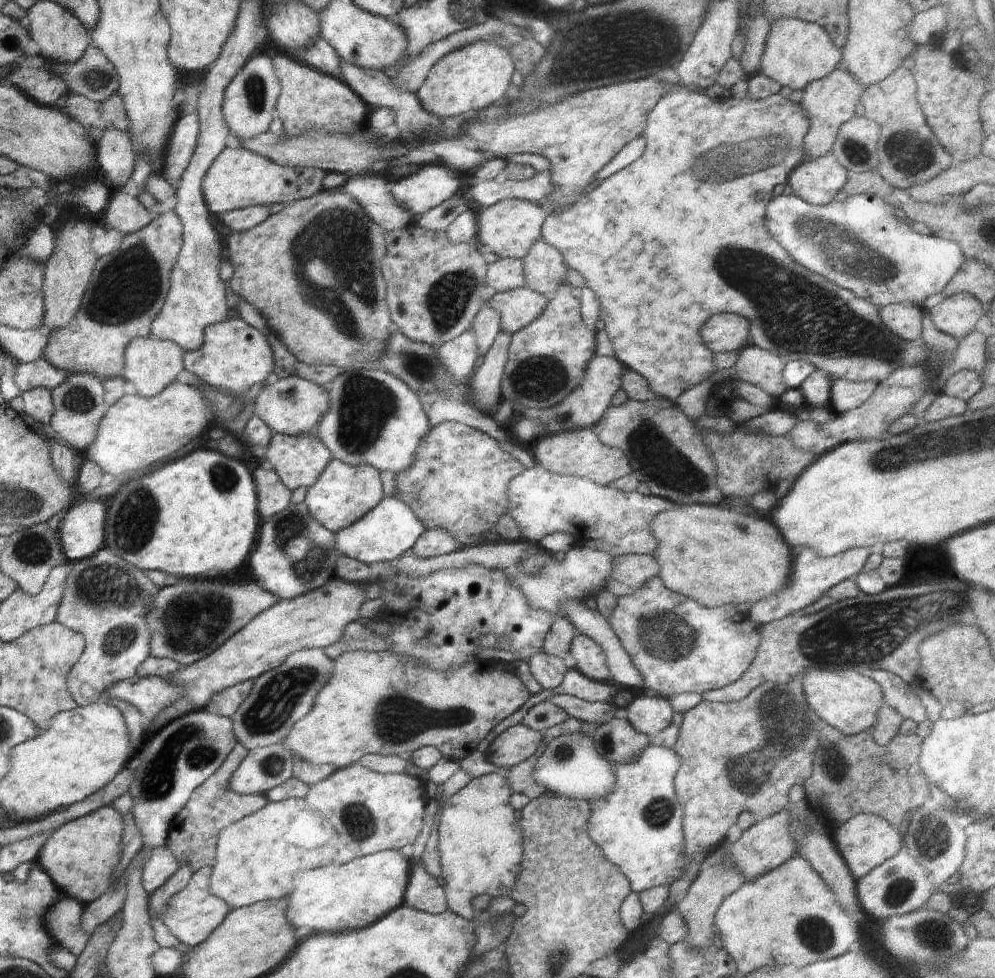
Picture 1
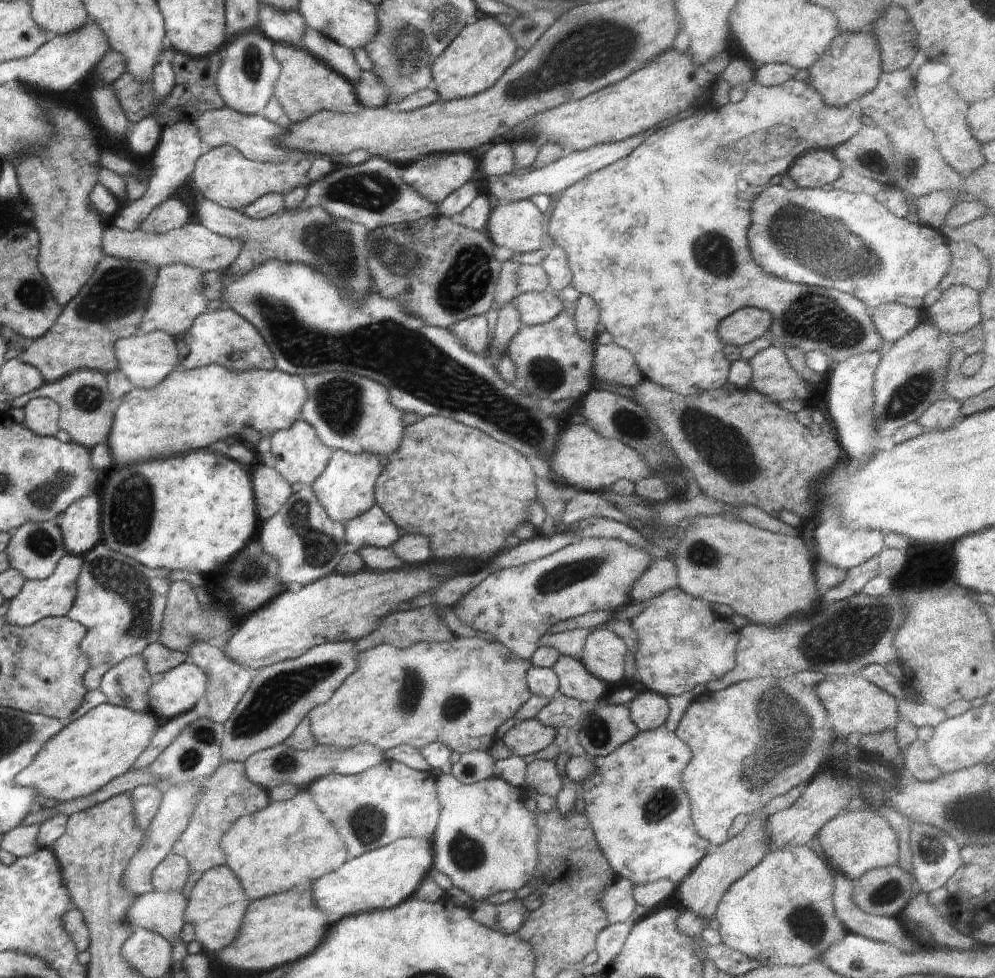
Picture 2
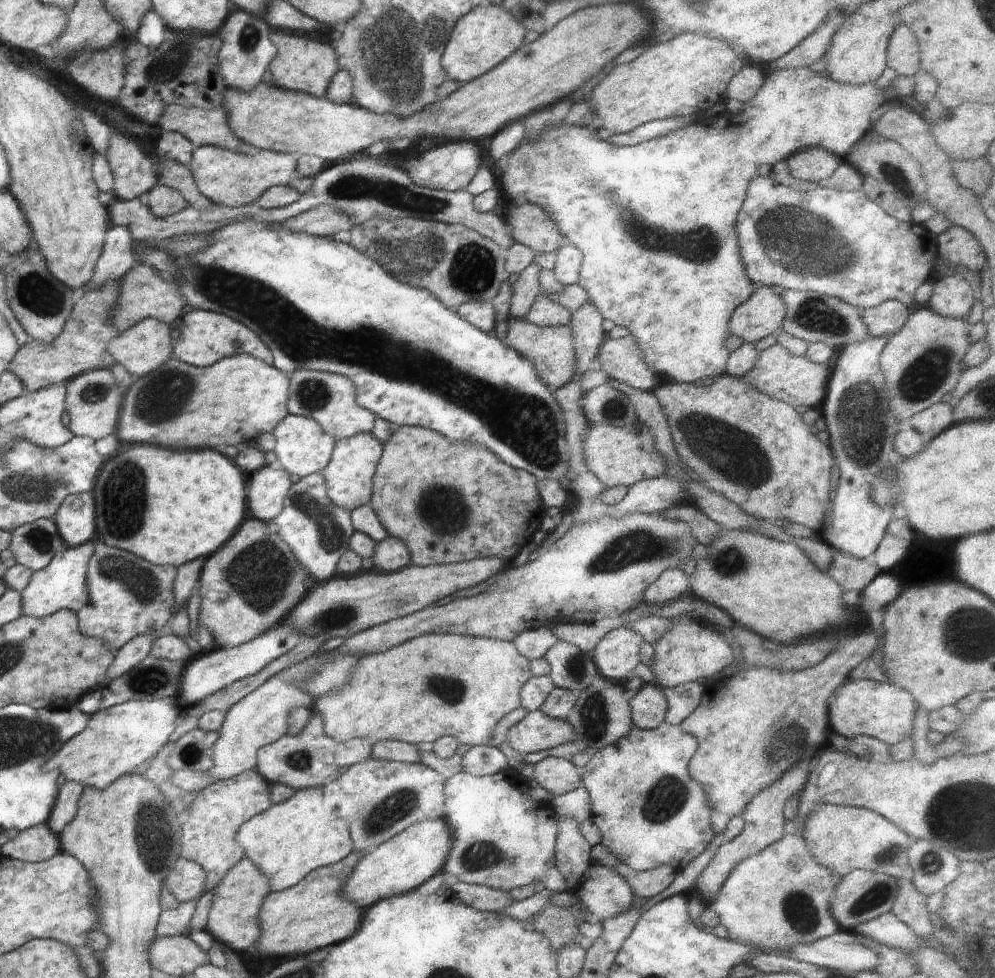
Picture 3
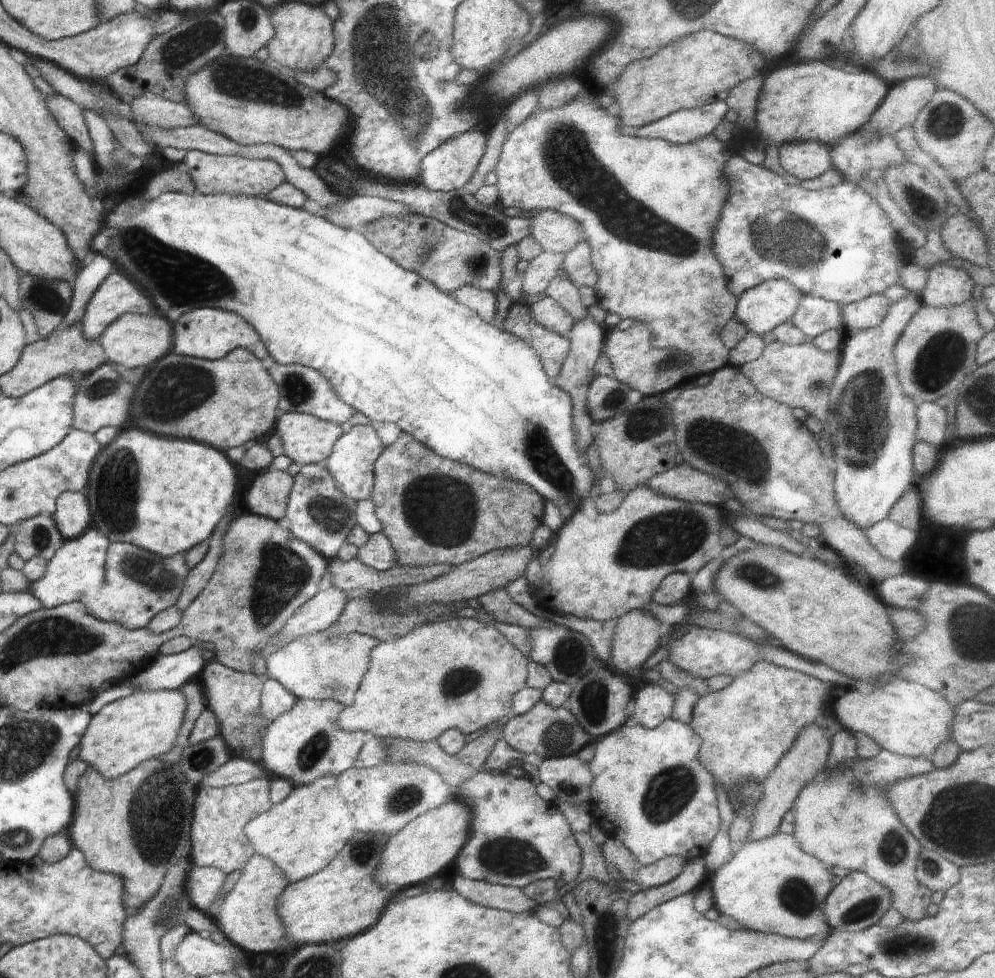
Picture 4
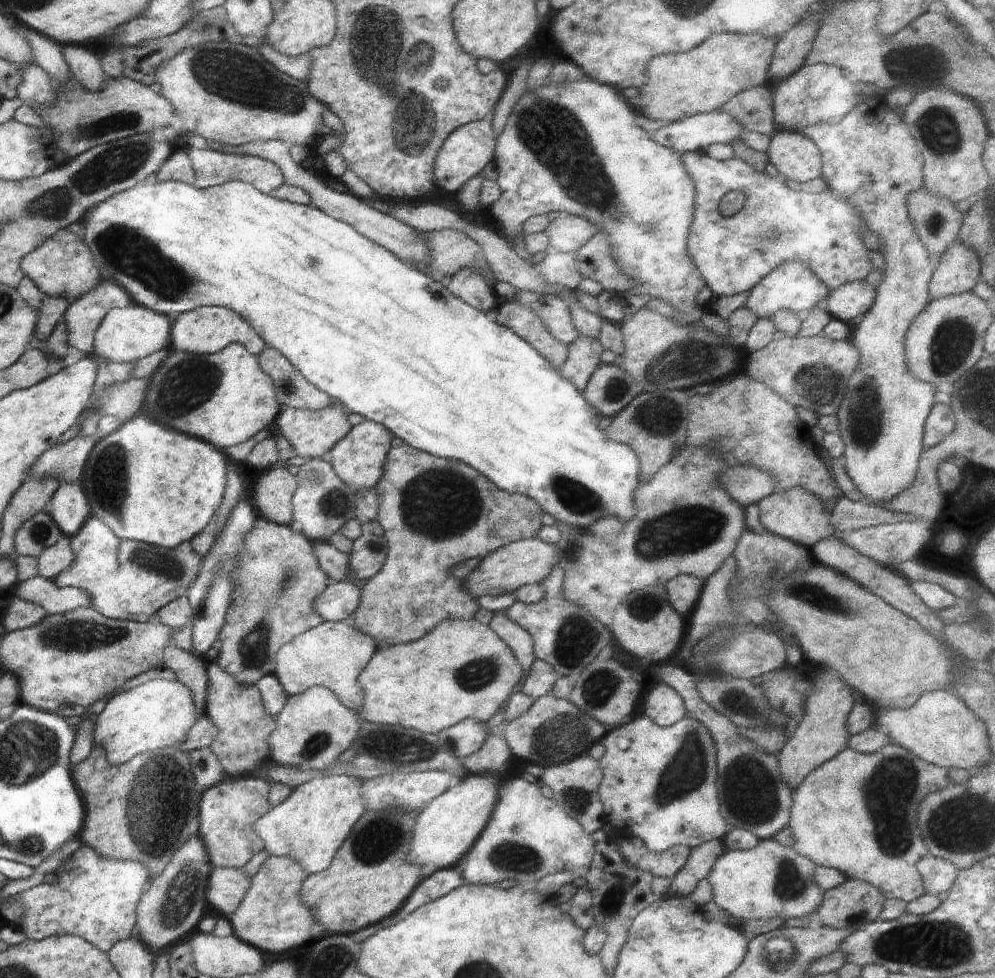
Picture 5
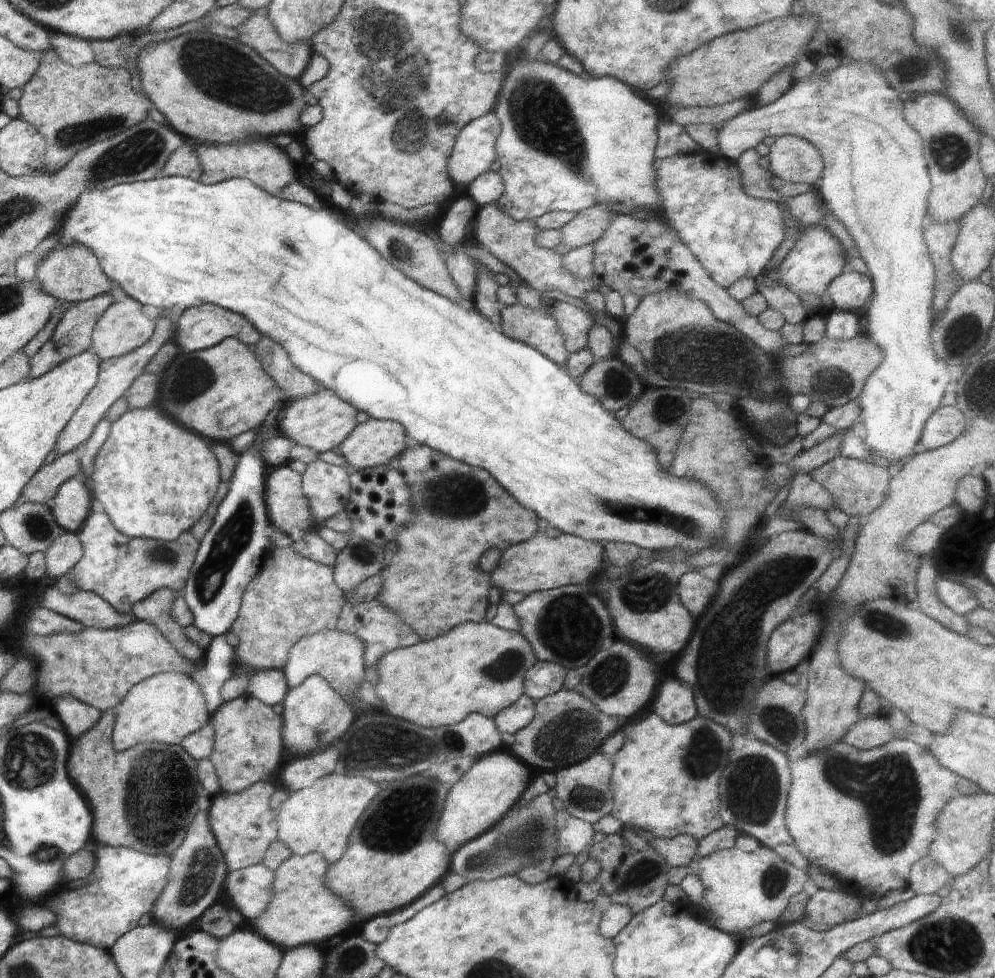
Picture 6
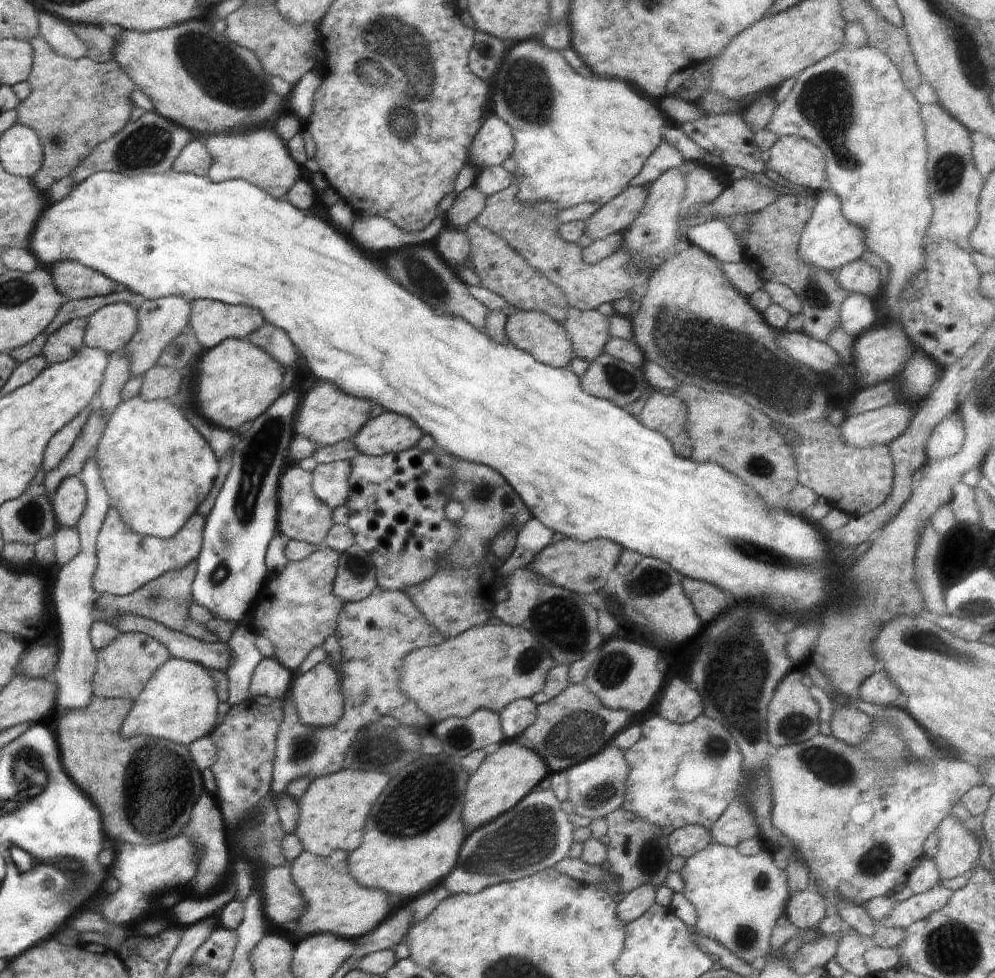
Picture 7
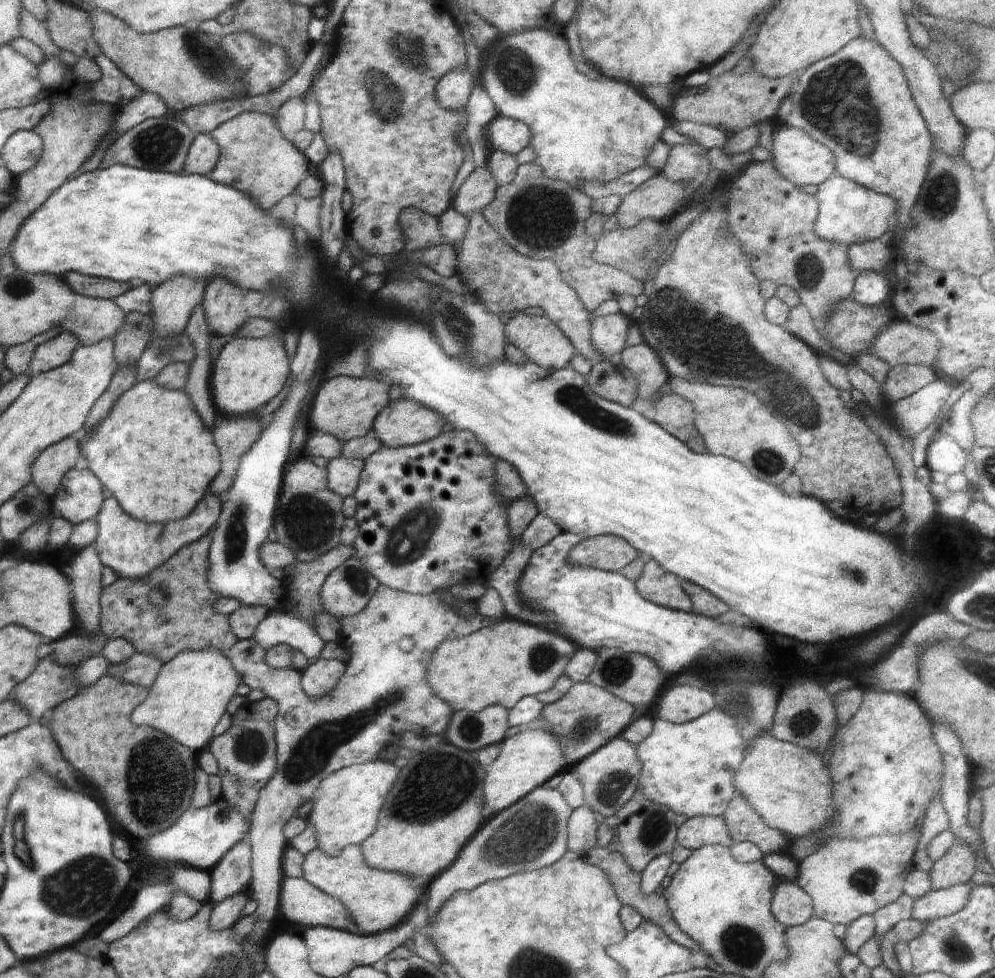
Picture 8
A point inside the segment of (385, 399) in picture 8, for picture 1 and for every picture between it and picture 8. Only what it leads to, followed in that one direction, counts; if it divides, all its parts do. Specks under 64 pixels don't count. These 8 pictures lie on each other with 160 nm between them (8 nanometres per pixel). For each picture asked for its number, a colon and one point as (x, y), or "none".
1: (299, 460)
2: (299, 455)
3: (302, 448)
4: (306, 439)
5: (312, 433)
6: (321, 421)
7: (327, 415)

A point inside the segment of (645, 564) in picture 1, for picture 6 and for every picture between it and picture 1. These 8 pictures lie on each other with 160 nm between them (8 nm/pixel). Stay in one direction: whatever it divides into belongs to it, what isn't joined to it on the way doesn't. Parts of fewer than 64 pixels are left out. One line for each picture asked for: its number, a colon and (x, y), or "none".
2: (662, 575)
3: (673, 582)
4: (675, 588)
5: (683, 591)
6: (695, 590)

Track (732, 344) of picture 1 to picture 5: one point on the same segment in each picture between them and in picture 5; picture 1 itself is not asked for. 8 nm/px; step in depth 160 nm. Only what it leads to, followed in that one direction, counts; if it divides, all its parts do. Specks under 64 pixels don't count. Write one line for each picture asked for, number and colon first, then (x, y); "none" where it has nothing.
2: (740, 327)
3: (761, 316)
4: (761, 308)
5: (793, 285)

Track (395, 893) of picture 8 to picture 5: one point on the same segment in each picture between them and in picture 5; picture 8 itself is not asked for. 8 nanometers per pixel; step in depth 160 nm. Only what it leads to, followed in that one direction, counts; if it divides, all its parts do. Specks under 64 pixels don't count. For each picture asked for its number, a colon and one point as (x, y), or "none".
5: (272, 916)
6: (303, 911)
7: (337, 903)

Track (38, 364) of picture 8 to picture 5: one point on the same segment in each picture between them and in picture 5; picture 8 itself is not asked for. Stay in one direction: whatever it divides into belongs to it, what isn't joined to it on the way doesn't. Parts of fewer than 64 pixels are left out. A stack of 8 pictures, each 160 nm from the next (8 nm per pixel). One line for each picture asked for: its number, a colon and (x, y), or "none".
5: (82, 318)
6: (72, 336)
7: (64, 343)

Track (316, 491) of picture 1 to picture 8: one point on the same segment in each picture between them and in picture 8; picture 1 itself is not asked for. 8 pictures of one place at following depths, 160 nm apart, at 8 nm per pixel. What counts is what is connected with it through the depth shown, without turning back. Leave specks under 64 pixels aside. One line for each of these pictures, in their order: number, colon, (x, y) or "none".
2: (345, 489)
3: (348, 477)
4: (351, 463)
5: (358, 459)
6: (375, 442)
7: (389, 432)
8: (403, 422)

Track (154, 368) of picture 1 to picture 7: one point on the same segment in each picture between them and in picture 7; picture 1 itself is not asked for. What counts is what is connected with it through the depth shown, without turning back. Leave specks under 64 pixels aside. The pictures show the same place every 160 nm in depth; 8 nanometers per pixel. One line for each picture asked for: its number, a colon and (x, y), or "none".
2: (147, 359)
3: (141, 349)
4: (132, 340)
5: (127, 334)
6: (123, 327)
7: (111, 327)

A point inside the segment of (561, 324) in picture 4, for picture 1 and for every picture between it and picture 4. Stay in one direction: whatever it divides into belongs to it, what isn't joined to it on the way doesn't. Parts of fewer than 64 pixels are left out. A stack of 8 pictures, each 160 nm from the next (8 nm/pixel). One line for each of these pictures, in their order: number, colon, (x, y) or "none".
1: (518, 308)
2: (535, 308)
3: (545, 312)

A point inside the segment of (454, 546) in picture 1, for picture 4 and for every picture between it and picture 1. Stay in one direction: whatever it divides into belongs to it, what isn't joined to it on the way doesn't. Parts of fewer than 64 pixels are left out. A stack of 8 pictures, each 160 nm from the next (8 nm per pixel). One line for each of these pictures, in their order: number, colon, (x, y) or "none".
2: (412, 549)
3: (391, 554)
4: (377, 552)

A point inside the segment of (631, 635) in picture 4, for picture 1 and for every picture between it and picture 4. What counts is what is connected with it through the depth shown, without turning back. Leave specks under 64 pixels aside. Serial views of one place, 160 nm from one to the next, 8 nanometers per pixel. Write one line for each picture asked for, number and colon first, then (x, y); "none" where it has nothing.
1: (590, 658)
2: (604, 651)
3: (616, 655)

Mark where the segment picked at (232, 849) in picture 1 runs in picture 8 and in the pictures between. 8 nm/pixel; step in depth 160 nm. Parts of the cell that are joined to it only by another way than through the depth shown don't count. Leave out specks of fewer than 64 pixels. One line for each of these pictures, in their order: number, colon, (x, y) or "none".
2: (287, 843)
3: (288, 841)
4: (302, 835)
5: (312, 823)
6: (319, 818)
7: (333, 810)
8: (346, 813)

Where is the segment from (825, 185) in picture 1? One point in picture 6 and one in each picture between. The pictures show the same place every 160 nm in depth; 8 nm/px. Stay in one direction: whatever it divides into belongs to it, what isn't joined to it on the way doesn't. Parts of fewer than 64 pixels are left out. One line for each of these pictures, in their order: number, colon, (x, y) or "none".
2: (816, 168)
3: (814, 164)
4: (811, 159)
5: (792, 156)
6: (793, 159)

